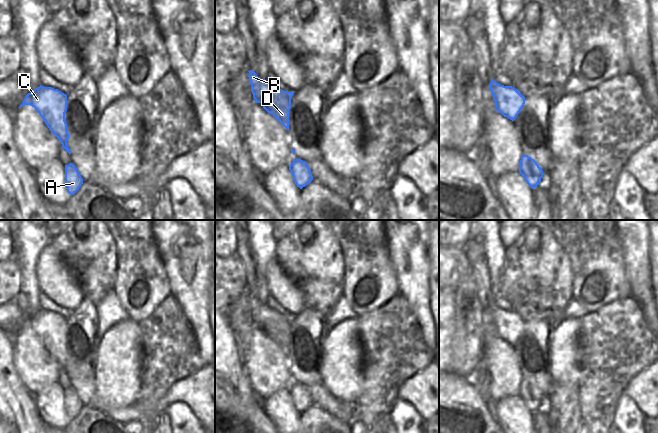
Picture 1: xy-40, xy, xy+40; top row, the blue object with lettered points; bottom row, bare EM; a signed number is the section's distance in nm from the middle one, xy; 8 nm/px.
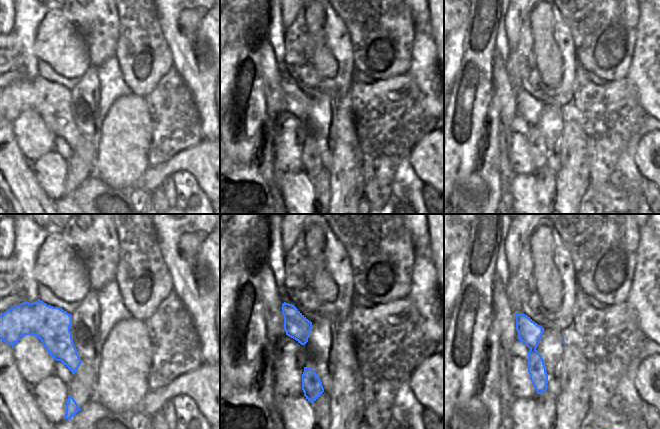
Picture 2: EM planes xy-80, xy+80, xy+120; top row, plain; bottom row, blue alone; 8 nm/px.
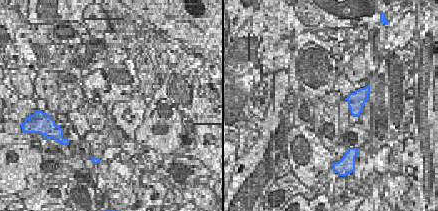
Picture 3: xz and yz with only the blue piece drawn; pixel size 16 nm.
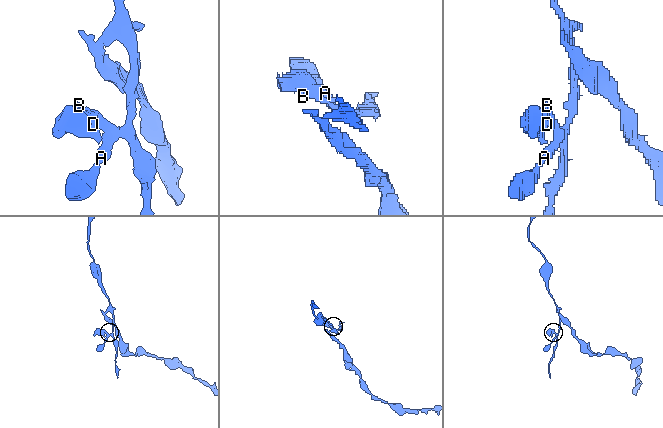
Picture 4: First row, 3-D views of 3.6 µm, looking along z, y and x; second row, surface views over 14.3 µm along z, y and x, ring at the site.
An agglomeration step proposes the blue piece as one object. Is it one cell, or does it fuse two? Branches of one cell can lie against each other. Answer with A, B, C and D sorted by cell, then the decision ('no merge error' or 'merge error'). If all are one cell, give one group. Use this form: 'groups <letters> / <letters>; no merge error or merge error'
groups A B / C D; merge error

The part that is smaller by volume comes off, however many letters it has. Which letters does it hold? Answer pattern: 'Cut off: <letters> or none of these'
Cut off: C, D

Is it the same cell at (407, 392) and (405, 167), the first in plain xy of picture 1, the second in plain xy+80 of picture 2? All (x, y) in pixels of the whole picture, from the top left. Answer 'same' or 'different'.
different

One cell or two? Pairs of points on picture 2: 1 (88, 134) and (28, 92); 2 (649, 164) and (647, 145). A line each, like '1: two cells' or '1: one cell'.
1: two cells
2: one cell

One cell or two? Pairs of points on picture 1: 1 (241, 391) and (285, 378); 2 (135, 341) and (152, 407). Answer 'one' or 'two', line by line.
1: two
2: two

